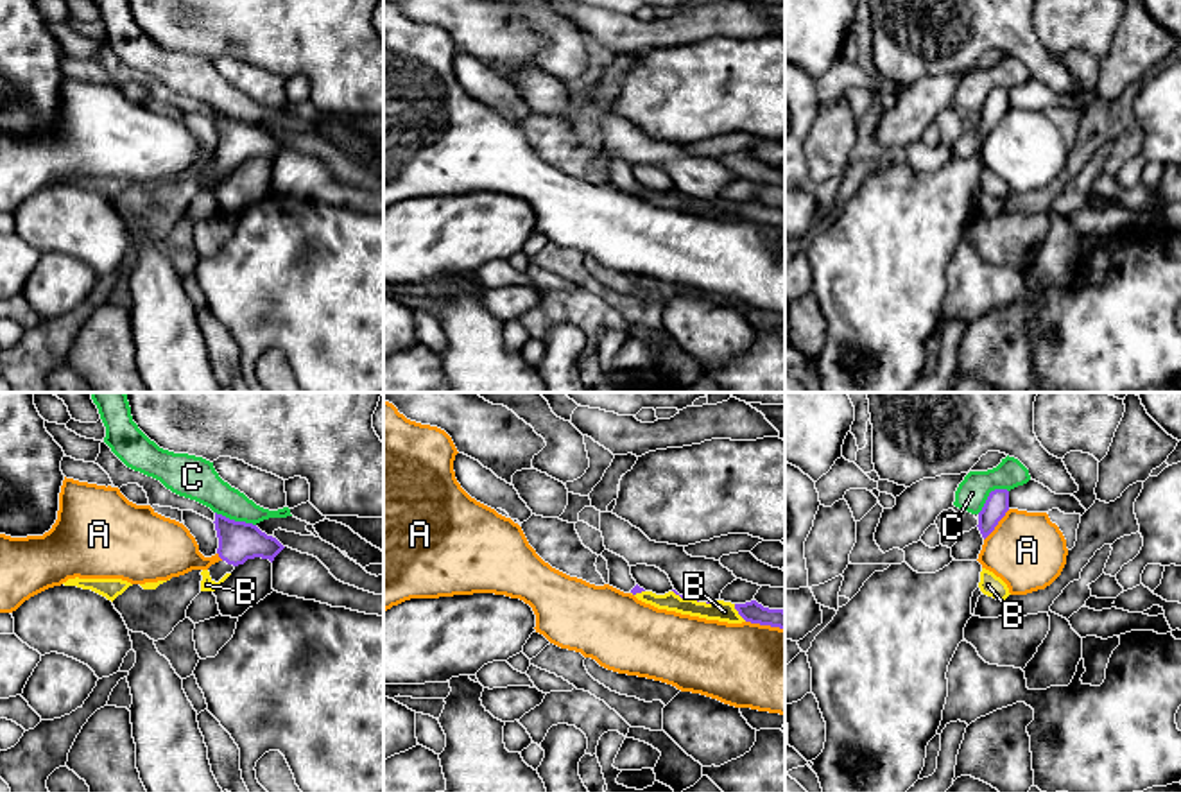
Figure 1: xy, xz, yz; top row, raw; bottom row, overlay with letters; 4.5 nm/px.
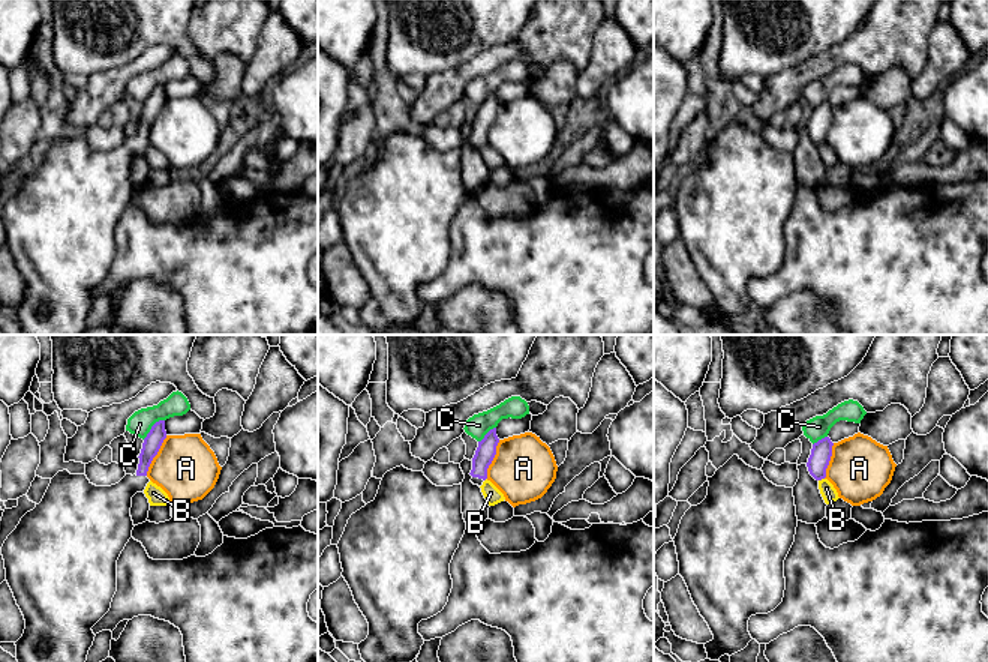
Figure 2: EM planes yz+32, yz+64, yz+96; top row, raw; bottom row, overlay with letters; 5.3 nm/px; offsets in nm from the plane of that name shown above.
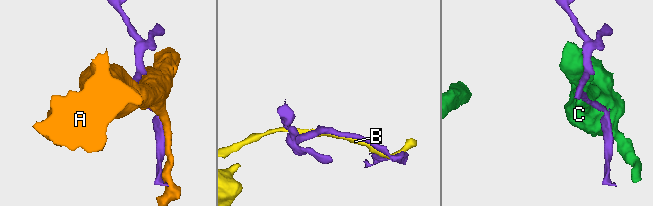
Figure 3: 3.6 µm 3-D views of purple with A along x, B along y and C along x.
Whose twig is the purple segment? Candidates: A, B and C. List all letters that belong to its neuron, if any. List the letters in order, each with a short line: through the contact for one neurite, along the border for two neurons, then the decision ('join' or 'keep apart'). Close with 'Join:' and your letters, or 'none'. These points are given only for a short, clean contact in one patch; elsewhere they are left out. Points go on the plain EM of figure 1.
A: keep apart
B: keep apart
C: keep apart
Join: none

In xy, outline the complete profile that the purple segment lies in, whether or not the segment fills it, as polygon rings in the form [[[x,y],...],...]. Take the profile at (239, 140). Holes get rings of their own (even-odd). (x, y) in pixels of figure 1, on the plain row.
[[[215,111],[215,129],[219,136],[219,161],[208,167],[211,179],[219,181],[247,158],[262,156],[271,161],[285,147],[276,136],[267,134],[256,124],[235,120]]]

